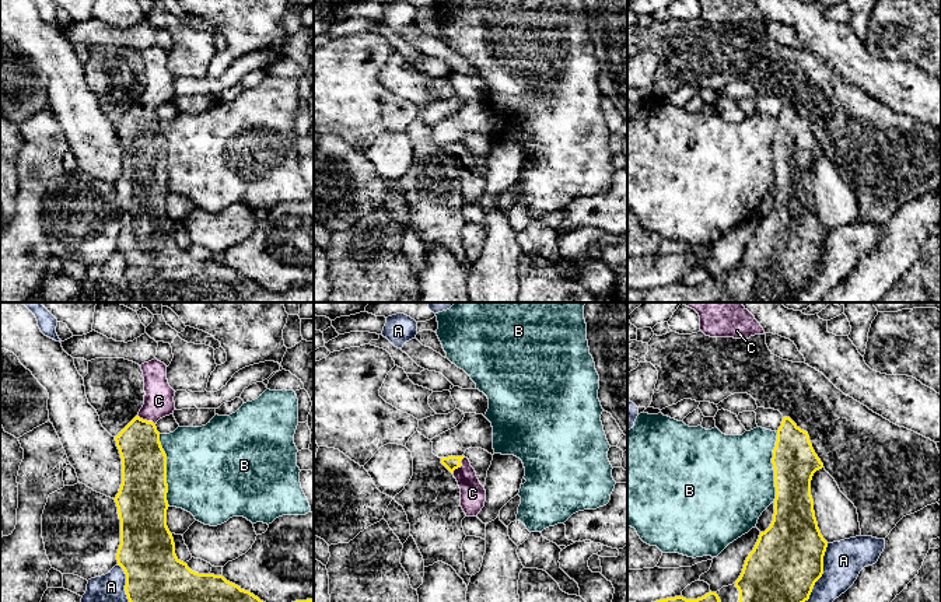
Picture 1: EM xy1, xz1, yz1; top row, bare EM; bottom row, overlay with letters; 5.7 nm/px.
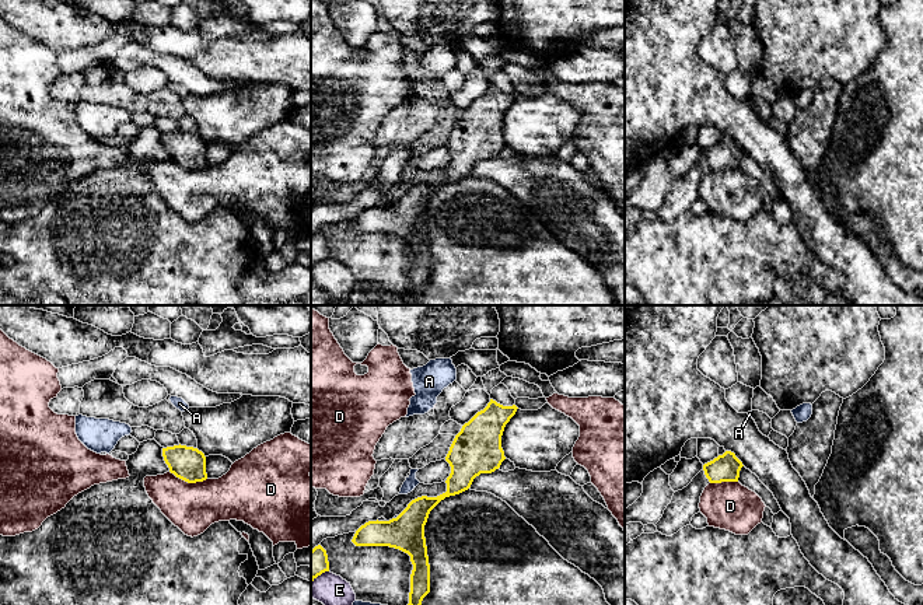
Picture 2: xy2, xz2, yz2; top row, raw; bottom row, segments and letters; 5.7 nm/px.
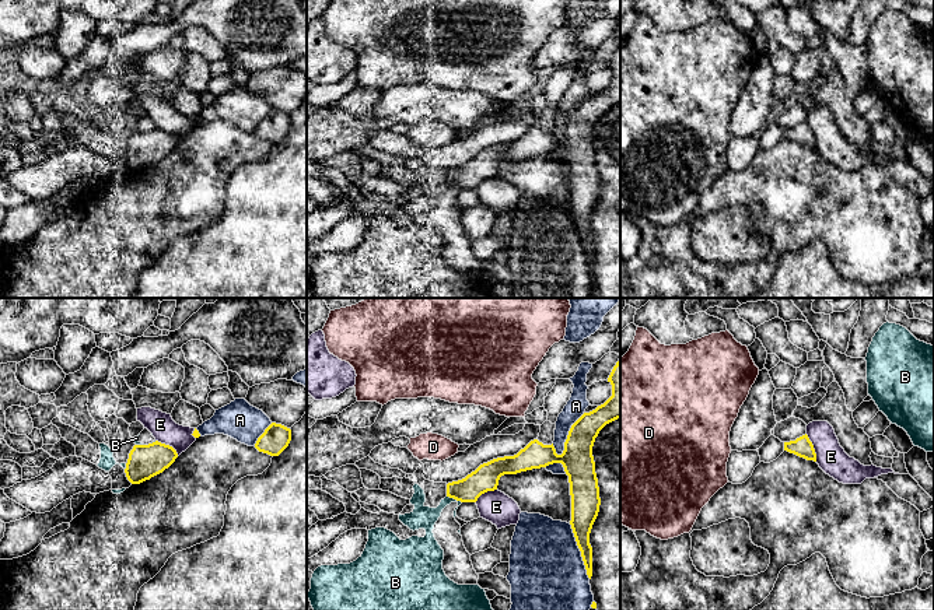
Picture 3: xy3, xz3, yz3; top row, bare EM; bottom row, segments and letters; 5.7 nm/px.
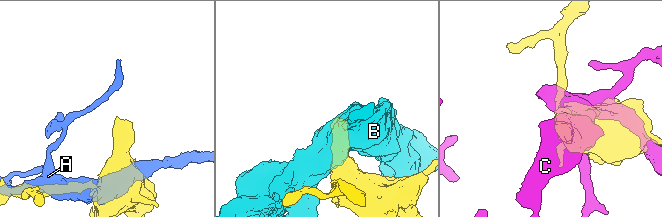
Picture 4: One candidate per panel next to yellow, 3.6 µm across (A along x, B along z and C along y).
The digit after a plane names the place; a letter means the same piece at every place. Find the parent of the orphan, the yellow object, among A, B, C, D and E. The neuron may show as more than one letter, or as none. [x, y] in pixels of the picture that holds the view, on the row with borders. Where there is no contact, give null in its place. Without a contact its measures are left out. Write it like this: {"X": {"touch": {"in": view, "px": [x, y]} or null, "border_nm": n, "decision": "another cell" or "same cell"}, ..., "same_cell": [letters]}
{"A": {"touch": {"in": "yz1", "px": [822, 573]}, "border_nm": 360, "decision": "another cell"}, "B": {"touch": {"in": "xy1", "px": [165, 471]}, "border_nm": 420, "decision": "another cell"}, "C": {"touch": {"in": "xz1", "px": [459, 466]}, "border_nm": 120, "decision": "same cell"}, "D": {"touch": {"in": "xy2", "px": [188, 482]}, "border_nm": 220, "decision": "another cell"}, "E": {"touch": {"in": "yz3", "px": [812, 448]}, "border_nm": 170, "decision": "another cell"}, "same_cell": ["C"]}

